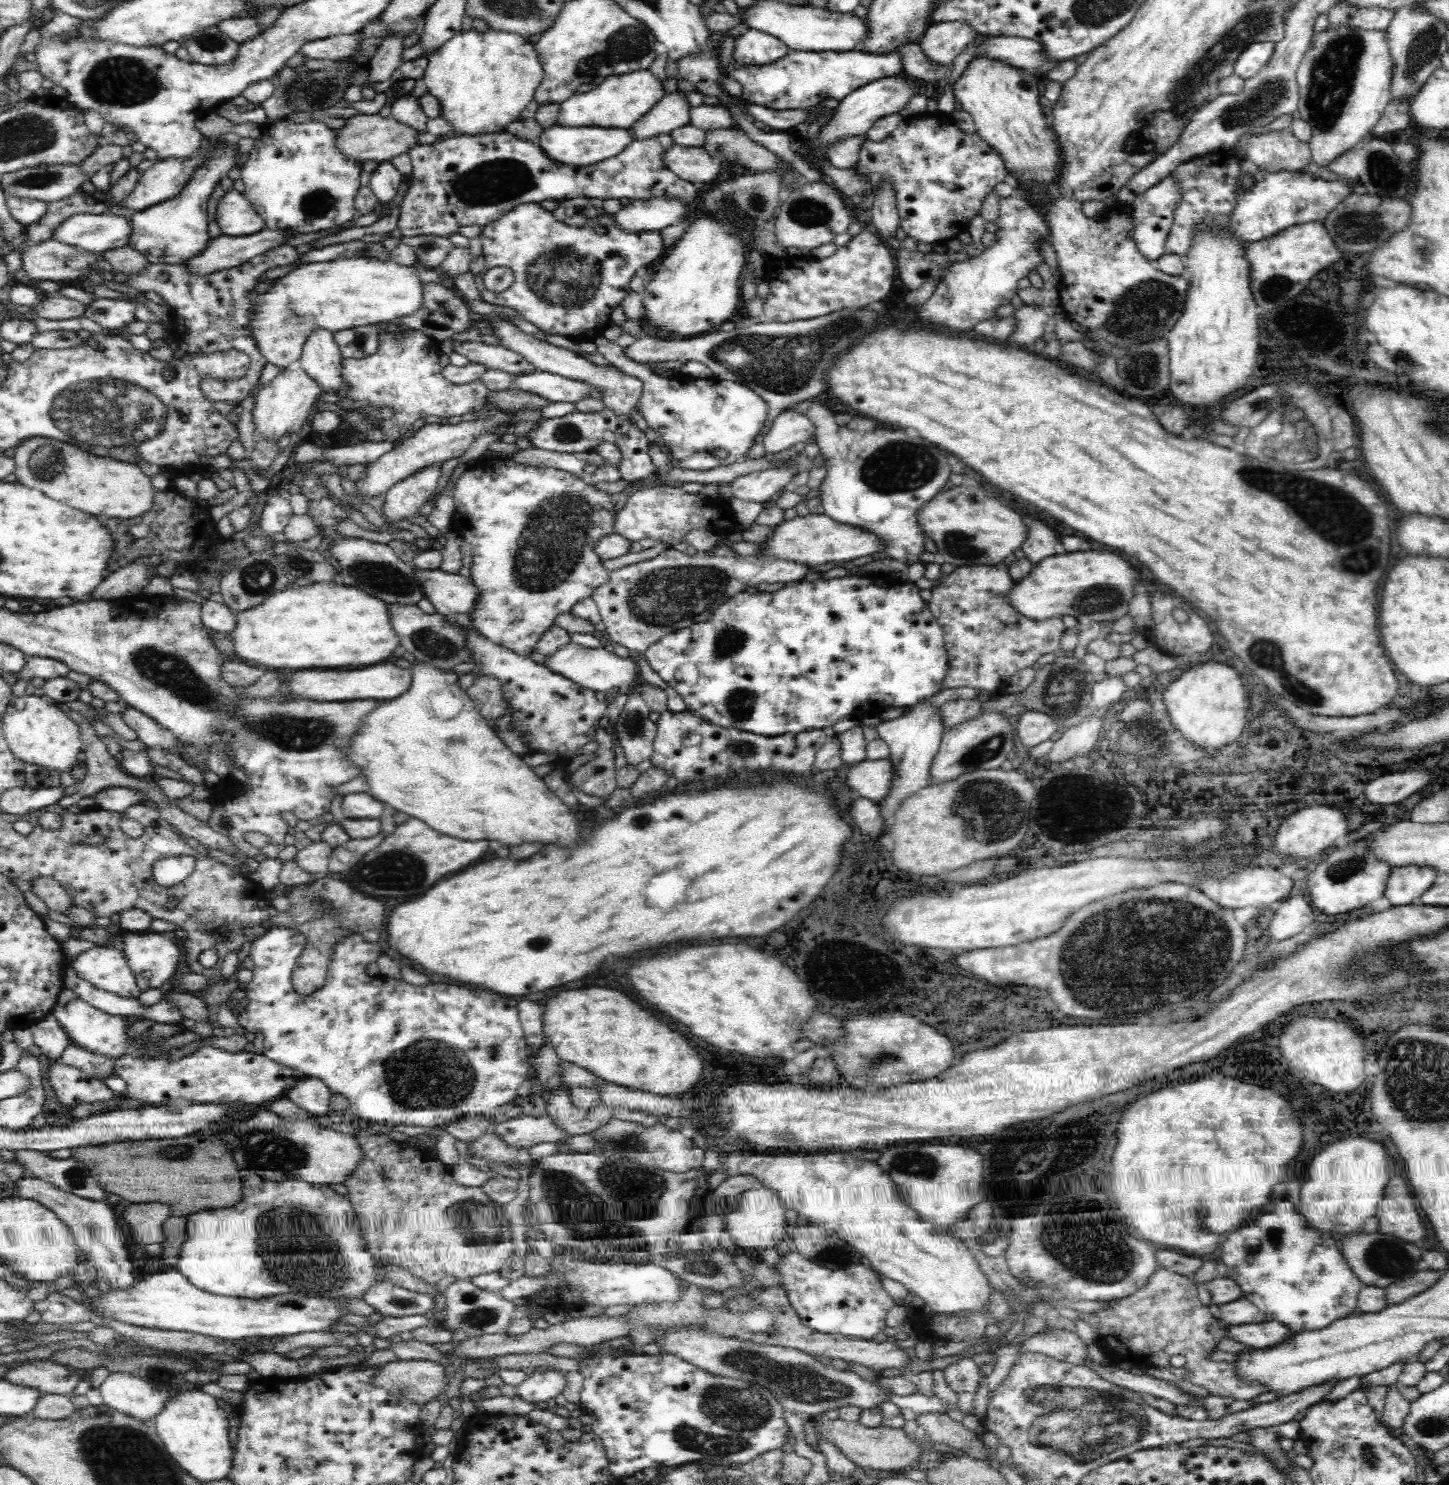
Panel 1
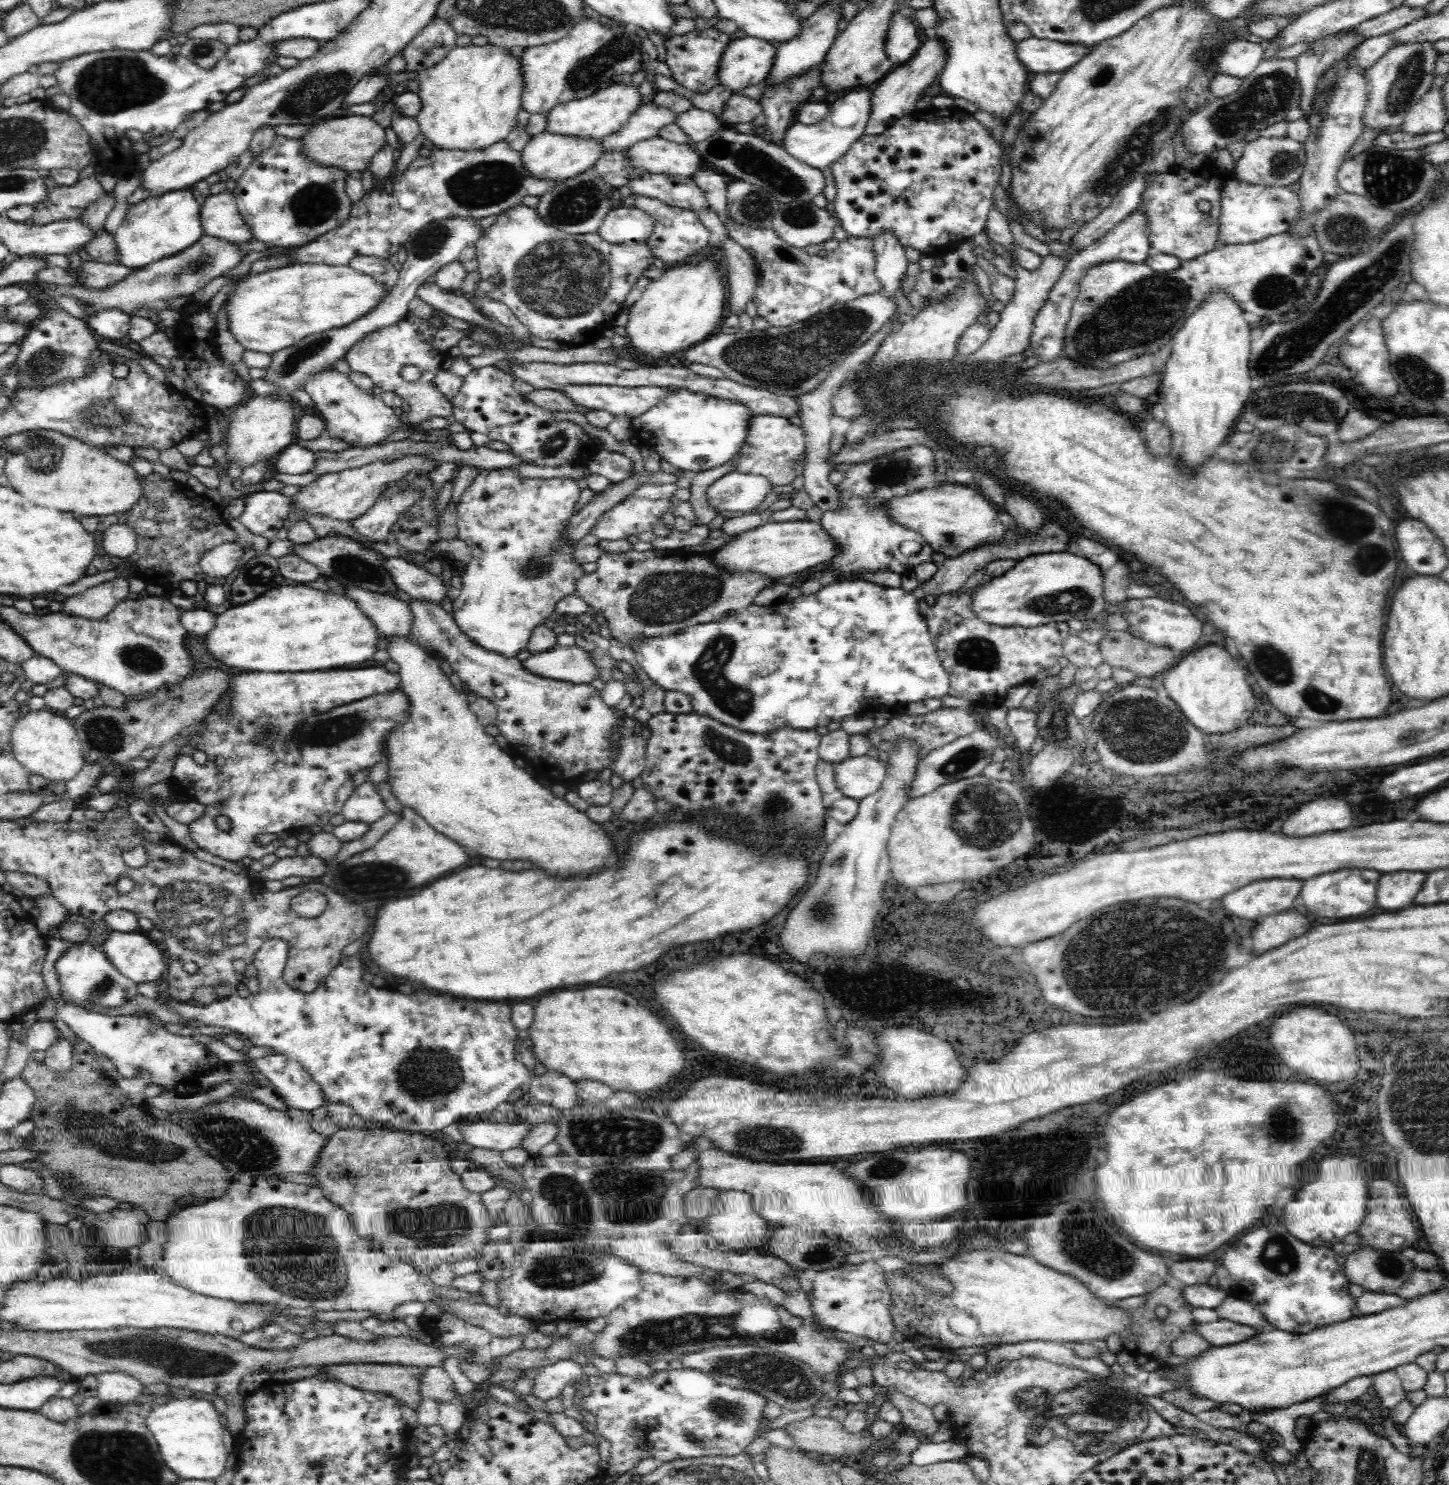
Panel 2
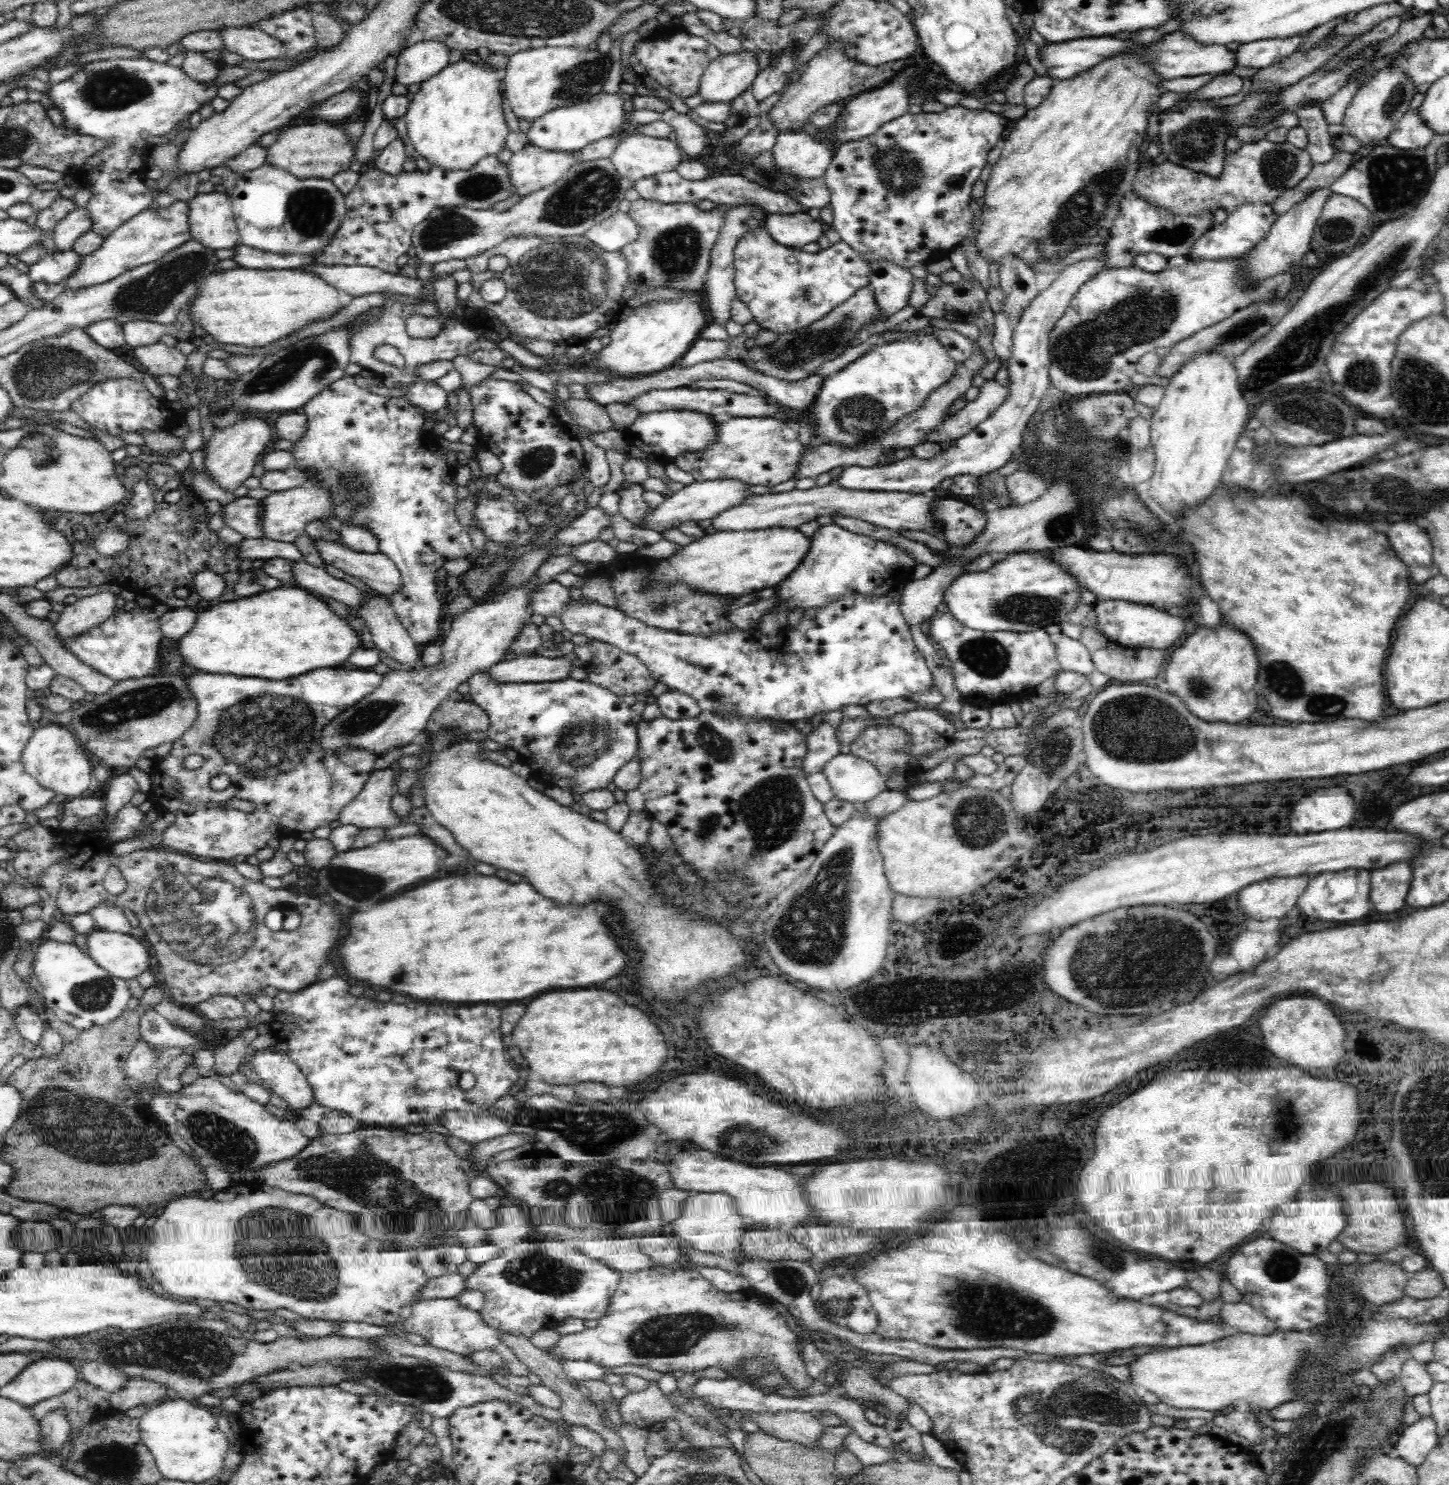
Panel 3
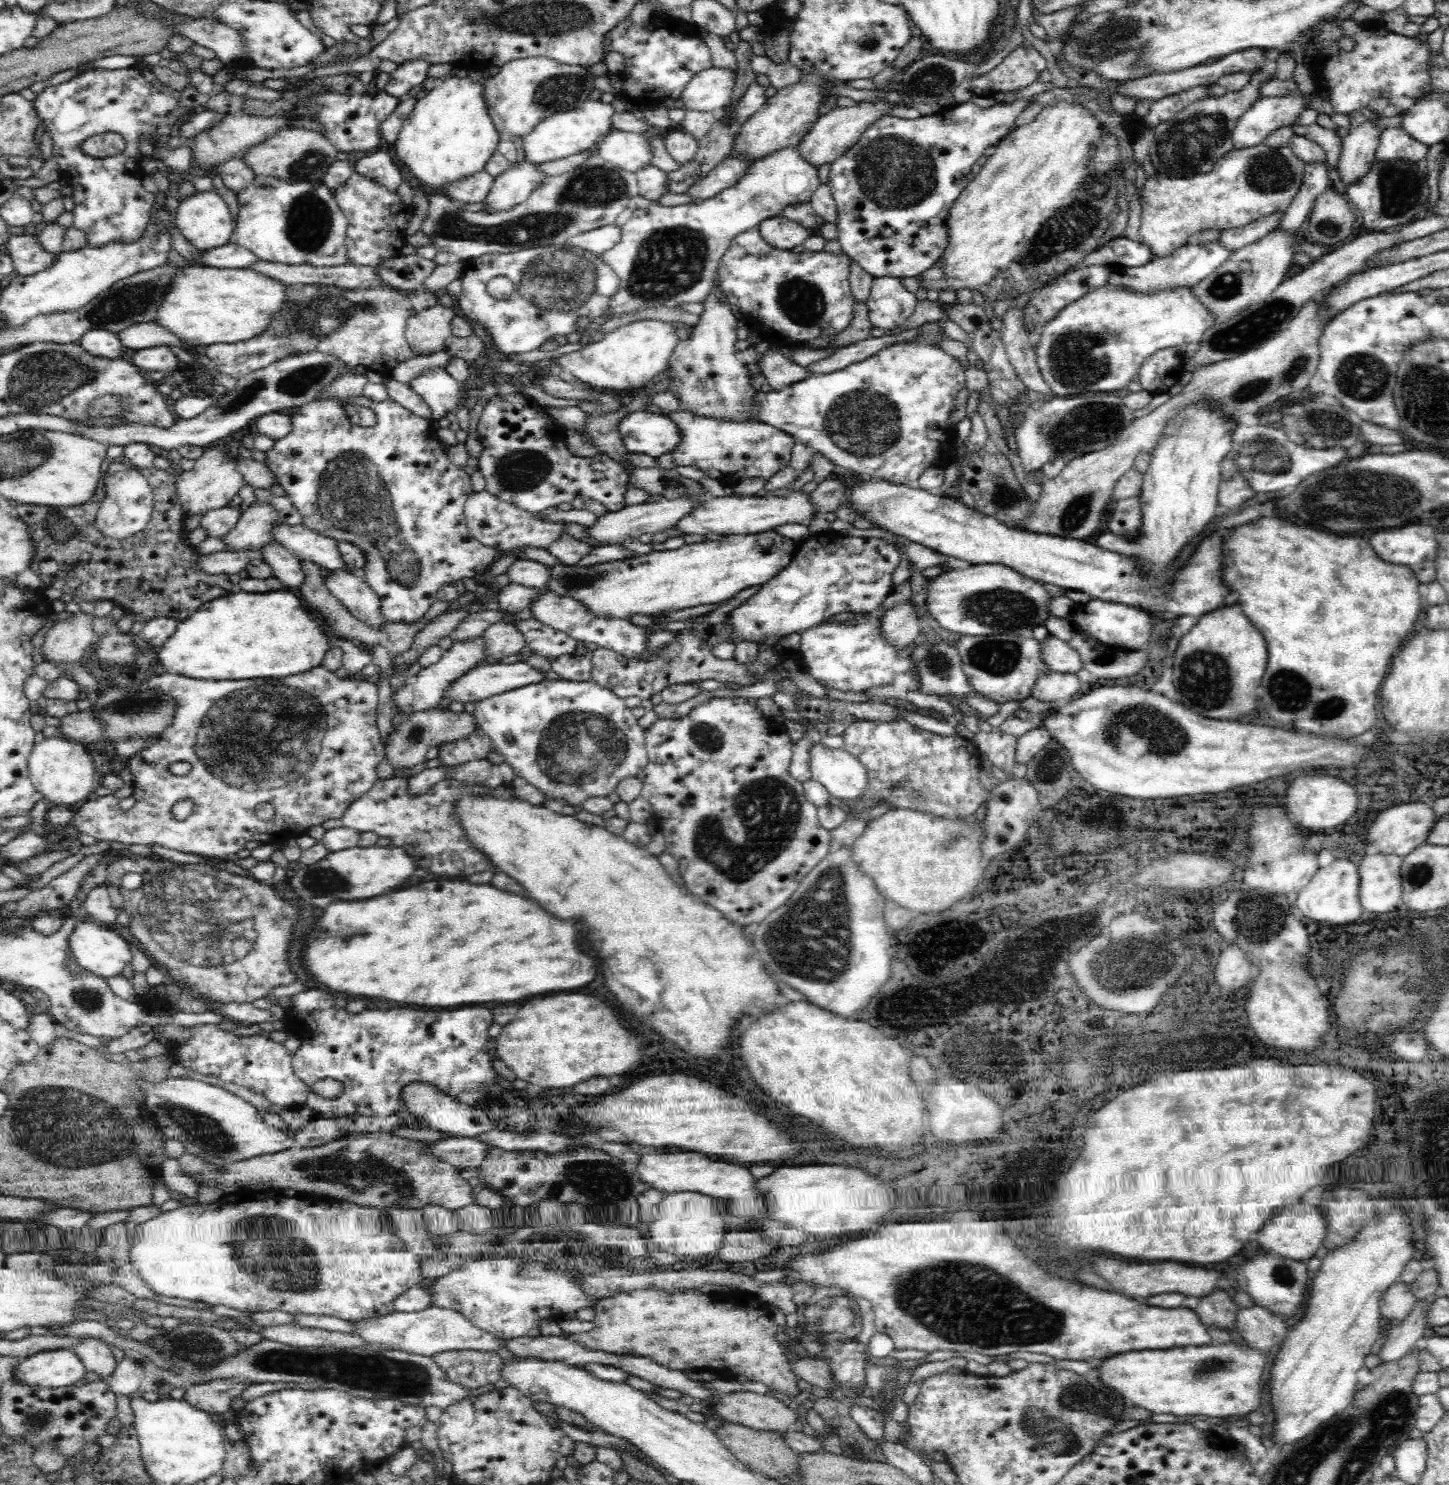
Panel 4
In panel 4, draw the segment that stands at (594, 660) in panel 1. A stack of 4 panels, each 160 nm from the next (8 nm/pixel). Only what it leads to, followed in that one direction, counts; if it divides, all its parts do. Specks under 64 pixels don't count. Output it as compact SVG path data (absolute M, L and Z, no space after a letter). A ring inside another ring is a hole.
M517 661L514 664L488 664L477 666L475 670L463 675L456 680L452 686L448 687L442 699L449 703L449 707L460 708L466 702L474 702L490 698L491 696L502 694L507 691L520 688L522 686L529 686L541 681L544 681L549 675L540 674L538 670L530 668L524 661Z

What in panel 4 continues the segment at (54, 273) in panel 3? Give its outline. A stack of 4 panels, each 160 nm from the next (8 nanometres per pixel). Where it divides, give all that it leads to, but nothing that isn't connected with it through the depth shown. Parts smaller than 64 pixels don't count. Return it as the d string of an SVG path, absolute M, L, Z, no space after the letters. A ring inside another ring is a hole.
M9 234L9 238L2 244L2 249L13 260L17 274L30 276L52 266L56 255L47 254L41 248L35 236Z

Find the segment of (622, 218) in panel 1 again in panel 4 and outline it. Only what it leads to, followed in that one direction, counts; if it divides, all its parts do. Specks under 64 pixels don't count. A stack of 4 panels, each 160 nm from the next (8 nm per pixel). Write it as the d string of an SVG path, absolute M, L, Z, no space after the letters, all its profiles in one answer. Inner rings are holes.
M612 224L570 238L564 246L586 250L596 256L611 250L621 240L621 228Z

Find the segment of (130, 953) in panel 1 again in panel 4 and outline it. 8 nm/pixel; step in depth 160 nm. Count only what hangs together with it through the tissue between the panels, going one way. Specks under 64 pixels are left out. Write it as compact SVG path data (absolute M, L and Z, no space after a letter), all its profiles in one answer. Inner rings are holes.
M75 922L66 942L72 962L100 977L118 976L130 962L129 942L96 922Z

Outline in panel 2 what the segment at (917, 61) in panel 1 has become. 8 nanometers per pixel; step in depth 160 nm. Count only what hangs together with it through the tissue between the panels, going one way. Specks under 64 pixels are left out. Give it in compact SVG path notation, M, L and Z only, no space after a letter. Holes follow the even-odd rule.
M892 12L884 36L884 53L895 66L906 64L919 49L916 26L897 12Z

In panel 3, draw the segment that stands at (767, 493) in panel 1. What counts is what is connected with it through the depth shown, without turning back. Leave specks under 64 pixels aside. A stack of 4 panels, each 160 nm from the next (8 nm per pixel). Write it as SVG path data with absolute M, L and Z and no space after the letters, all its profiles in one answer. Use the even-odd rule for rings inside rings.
M734 479L702 482L694 481L684 486L681 490L664 498L660 506L649 509L648 513L640 518L640 522L638 522L636 526L652 531L664 532L671 528L678 528L682 522L714 518L714 516L720 514L722 510L728 510L730 506L740 504L740 502L749 495L748 486L749 484Z

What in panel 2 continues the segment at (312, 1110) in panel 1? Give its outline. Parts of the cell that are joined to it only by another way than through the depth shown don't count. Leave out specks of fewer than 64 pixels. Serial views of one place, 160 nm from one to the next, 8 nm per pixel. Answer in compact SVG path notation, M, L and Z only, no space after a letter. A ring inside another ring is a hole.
M273 1054L255 1062L263 1083L272 1087L287 1106L310 1112L326 1104L320 1085L298 1061Z

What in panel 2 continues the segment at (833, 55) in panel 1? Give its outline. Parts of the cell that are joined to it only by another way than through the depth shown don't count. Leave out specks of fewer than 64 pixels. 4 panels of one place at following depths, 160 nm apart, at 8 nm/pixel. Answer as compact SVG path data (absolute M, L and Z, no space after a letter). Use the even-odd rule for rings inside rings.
M819 64L810 68L807 73L792 79L792 84L776 86L766 90L766 98L762 100L762 110L766 117L764 127L757 131L757 136L764 142L780 144L790 122L794 116L794 108L798 102L806 100L812 88L820 86Z

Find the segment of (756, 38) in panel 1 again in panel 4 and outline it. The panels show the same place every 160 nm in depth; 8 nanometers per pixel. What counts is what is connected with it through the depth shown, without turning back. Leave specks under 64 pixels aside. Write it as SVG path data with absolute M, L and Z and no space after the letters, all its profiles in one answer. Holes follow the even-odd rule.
M708 67L686 82L679 96L680 108L698 112L723 109L735 88L732 70Z

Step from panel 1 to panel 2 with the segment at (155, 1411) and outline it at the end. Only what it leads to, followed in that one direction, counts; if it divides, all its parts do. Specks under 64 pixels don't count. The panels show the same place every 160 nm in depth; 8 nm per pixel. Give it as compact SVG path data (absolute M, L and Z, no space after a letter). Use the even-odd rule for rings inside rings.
M100 1372L94 1374L97 1380L97 1397L104 1405L132 1403L142 1394L142 1383L138 1379L122 1372Z

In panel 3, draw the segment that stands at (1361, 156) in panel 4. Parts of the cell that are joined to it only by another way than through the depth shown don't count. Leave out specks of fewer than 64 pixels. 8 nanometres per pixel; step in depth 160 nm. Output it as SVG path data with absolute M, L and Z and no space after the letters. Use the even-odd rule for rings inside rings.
M1388 67L1378 70L1369 83L1356 91L1350 104L1346 107L1341 126L1348 129L1348 133L1360 141L1360 153L1367 153L1376 146L1384 144L1385 139L1396 122L1408 110L1410 100L1414 96L1412 81L1398 69L1390 71Z

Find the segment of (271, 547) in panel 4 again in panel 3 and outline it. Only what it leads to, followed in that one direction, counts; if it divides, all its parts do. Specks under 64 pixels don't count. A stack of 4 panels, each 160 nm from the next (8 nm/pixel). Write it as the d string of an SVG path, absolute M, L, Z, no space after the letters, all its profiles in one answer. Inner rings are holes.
M302 560L290 561L292 586L312 591L314 596L332 598L355 608L360 606L364 593L356 586L332 577L324 568L314 567Z

